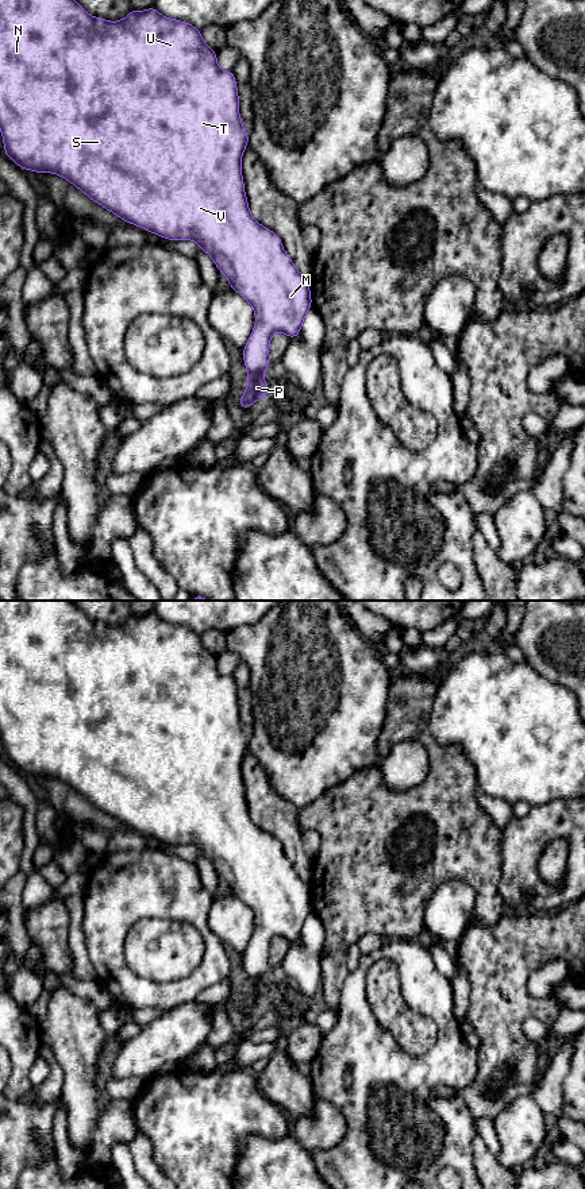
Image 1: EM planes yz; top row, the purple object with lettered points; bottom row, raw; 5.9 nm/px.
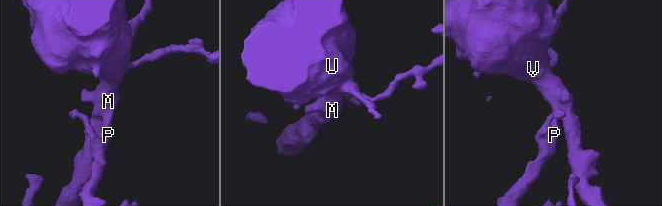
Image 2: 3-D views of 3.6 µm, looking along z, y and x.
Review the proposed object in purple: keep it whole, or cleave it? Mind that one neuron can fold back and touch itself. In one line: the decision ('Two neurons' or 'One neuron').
One neuron

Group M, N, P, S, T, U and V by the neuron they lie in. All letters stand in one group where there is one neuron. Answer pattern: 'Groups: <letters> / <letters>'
Groups: M N P S T U V

